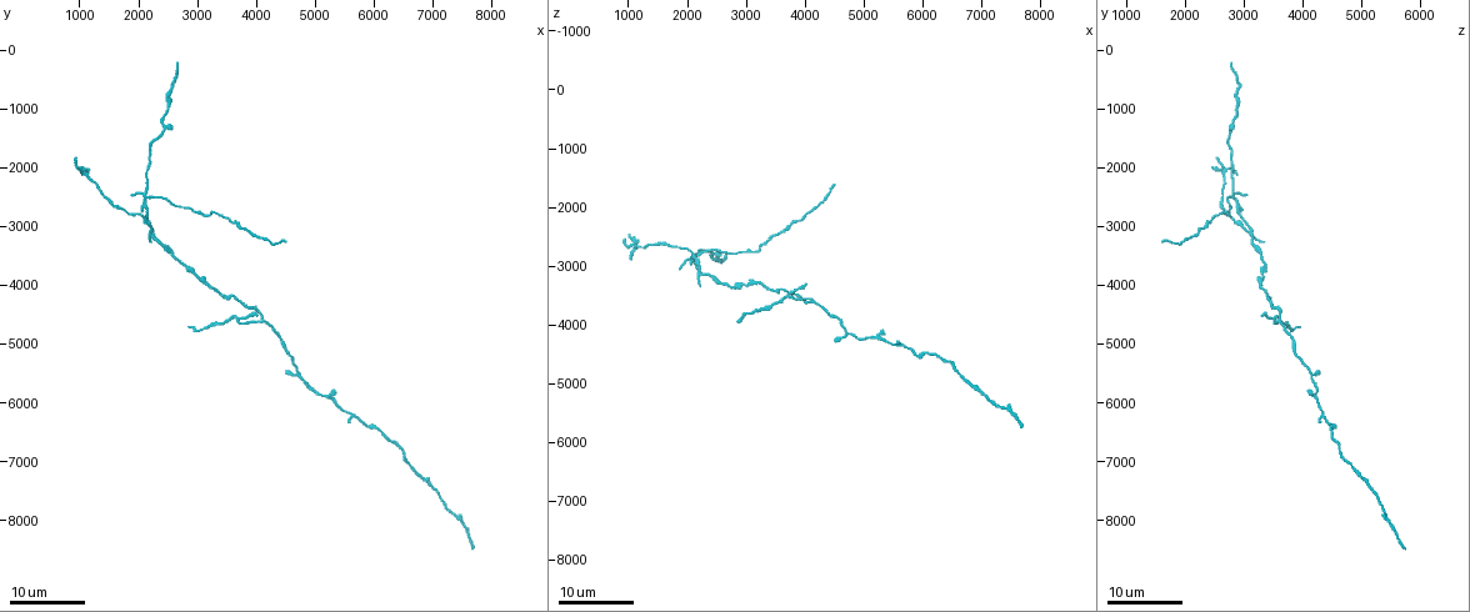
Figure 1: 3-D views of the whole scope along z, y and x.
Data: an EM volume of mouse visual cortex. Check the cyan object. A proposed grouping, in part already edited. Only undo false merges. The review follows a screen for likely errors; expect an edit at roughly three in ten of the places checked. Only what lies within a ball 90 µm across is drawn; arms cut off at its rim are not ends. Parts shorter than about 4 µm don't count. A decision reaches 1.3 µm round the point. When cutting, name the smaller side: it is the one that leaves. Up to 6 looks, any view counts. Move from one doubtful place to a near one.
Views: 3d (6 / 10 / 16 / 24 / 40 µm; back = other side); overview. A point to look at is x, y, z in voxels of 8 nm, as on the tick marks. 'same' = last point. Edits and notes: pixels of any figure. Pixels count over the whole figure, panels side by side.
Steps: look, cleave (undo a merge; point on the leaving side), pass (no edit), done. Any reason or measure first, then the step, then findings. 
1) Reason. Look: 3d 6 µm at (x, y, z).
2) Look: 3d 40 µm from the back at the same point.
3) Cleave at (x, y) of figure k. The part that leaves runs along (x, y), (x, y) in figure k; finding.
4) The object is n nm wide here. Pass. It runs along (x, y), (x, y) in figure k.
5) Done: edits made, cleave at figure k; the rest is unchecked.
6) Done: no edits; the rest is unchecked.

Sudden change in width. Look: 3d 16 µm at (2600, 3500, 3350).

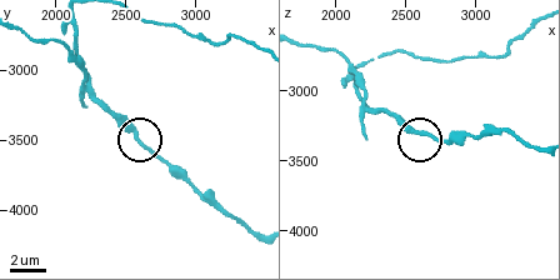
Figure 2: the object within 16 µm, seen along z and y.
Zoom in. Look: 3d 10 µm at (2580, 3480, 3280).

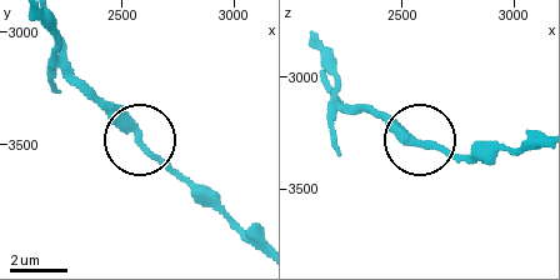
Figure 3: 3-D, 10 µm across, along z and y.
Zoom in. Look: 3d 6 µm at (2580, 3480, 3290).

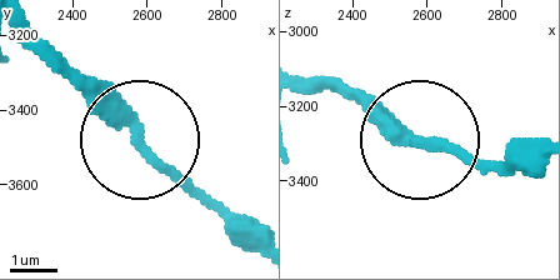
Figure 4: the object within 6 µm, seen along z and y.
Pass. One neuron here.

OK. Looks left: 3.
Calibre changes. Look: 3d 16 µm at (2200, 3000, 3100).

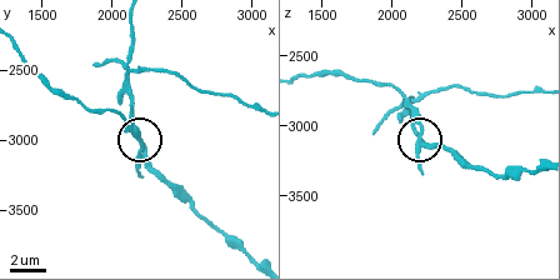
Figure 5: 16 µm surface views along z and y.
Look: 3d 10 µm at the same point.

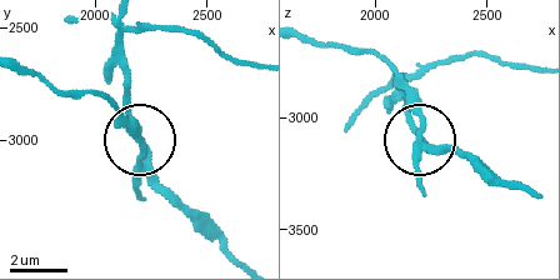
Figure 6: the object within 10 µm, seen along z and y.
Cleave at (140, 199) of figure 6. The part that leaves runs along (139, 168), (139, 135), (110, 104), (24, 75) in figure 6; a second neuron is stuck on.

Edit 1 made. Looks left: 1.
Done: edits made, cleave at figure 6; the rest is unchecked.

